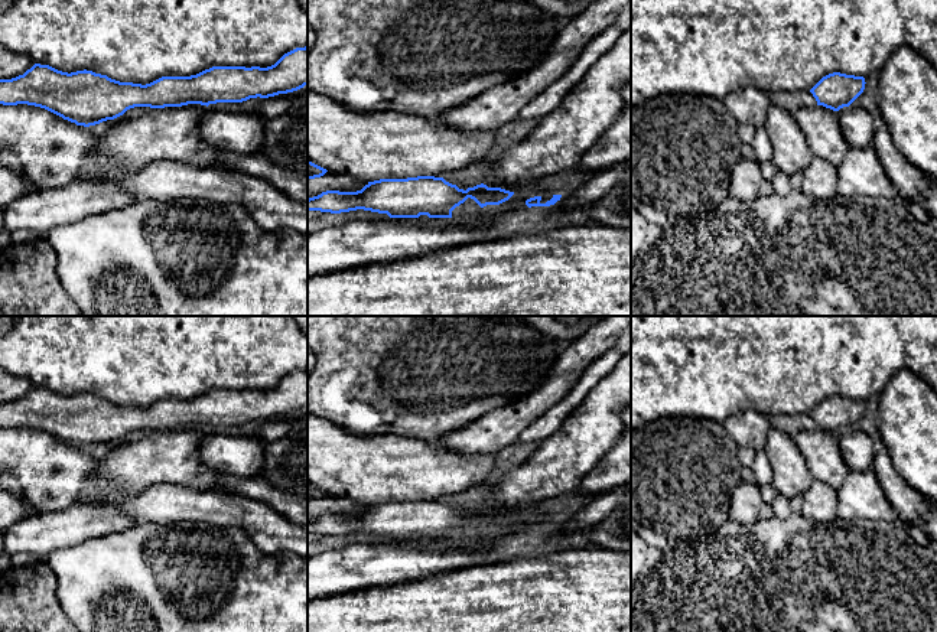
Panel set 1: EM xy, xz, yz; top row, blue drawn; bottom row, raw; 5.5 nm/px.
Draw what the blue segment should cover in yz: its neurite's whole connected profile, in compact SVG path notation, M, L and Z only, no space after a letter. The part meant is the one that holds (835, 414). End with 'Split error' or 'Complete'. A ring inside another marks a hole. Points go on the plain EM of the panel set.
M833 395L823 400L810 416L817 424L833 434L849 430L865 413L865 401Z. Complete

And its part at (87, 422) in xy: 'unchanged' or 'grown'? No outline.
unchanged

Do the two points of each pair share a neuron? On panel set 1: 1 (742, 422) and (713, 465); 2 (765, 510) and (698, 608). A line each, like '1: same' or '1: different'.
1: different
2: different

